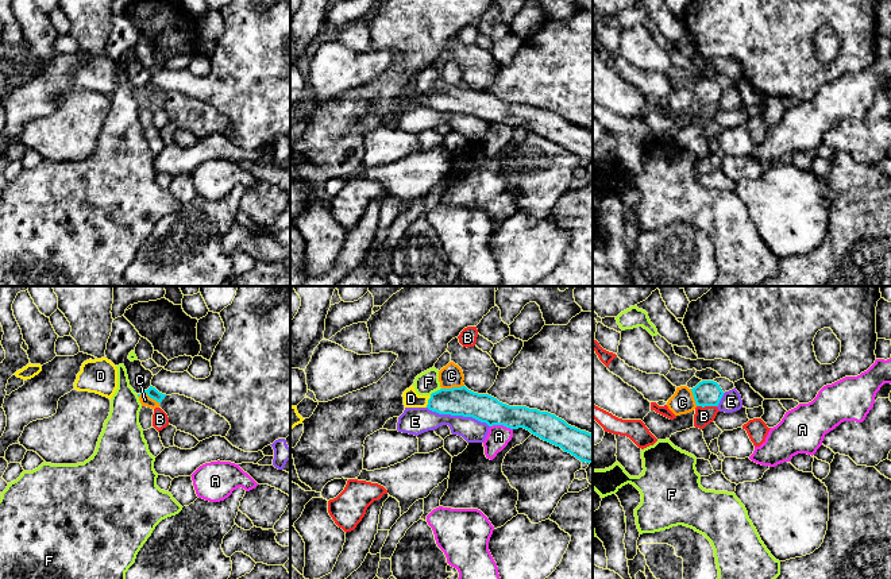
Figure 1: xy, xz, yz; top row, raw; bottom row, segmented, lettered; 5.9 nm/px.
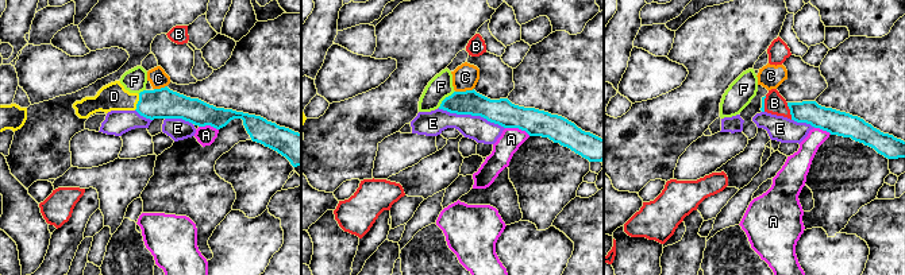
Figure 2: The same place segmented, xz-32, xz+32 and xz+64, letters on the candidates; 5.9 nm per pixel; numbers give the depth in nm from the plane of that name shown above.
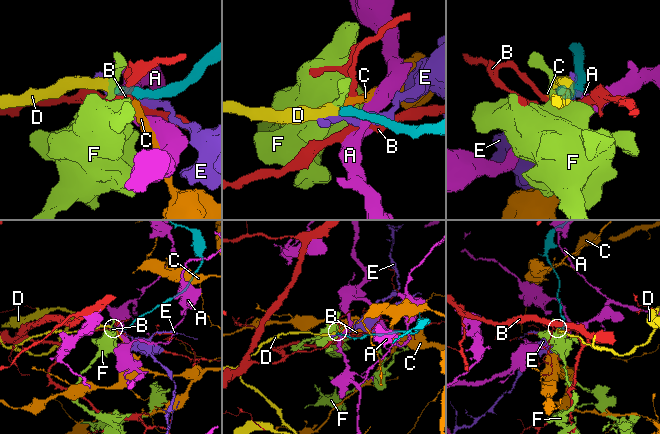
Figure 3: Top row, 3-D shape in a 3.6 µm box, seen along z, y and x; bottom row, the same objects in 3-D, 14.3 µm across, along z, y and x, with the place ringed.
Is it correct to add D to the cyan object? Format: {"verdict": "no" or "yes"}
{"verdict": "yes"}

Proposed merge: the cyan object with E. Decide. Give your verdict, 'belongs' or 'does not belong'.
does not belong

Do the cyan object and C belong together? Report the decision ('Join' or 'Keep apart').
Keep apart

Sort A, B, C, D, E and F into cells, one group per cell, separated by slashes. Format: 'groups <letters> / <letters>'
groups A / B / C / D / E / F

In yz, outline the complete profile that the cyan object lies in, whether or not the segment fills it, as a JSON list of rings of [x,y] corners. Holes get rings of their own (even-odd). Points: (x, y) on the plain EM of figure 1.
[[[702,78],[691,86],[697,104],[718,104],[724,89],[714,78]]]

